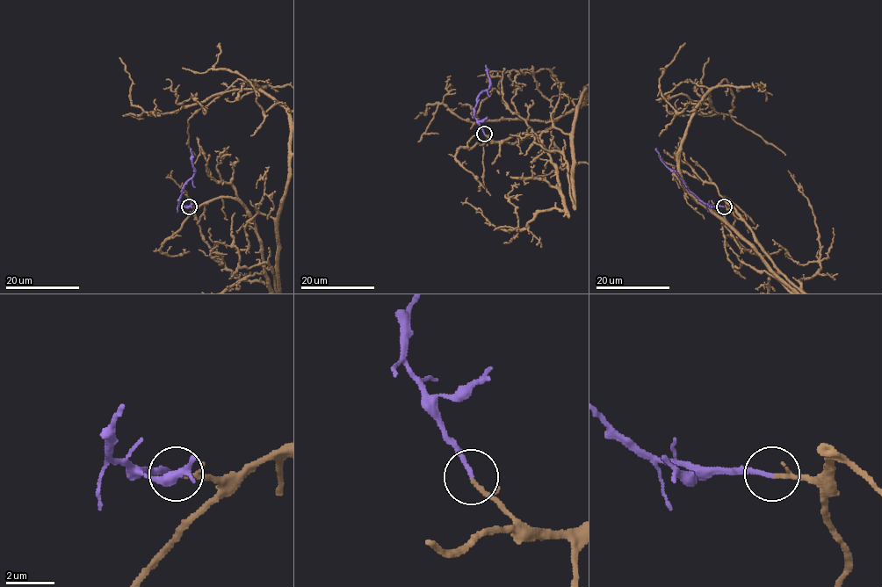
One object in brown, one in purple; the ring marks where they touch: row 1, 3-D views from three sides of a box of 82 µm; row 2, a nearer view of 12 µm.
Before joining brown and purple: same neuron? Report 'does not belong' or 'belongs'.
belongs

